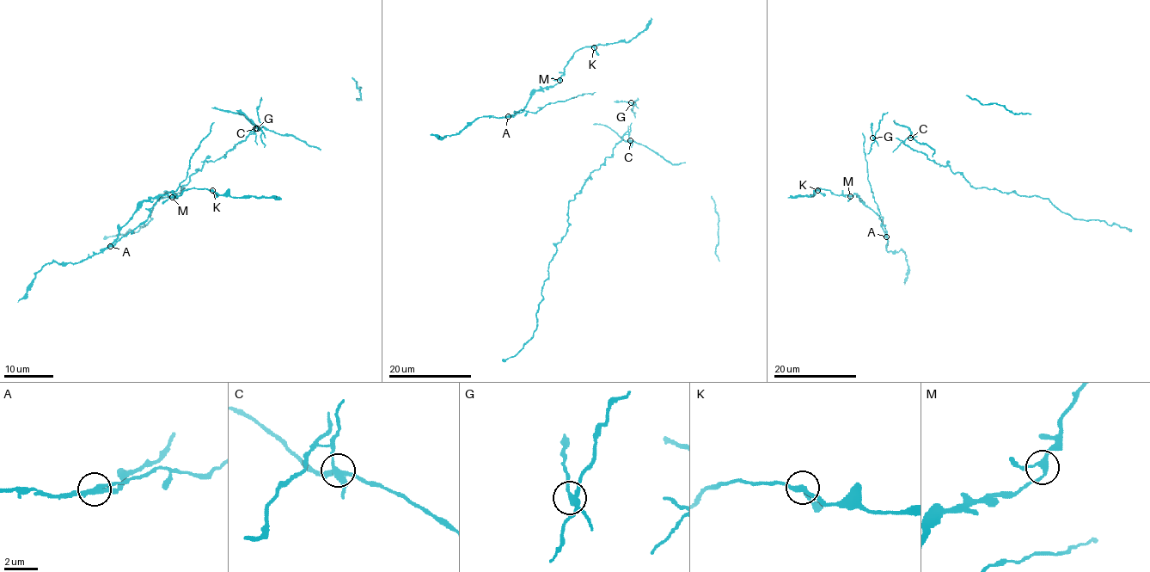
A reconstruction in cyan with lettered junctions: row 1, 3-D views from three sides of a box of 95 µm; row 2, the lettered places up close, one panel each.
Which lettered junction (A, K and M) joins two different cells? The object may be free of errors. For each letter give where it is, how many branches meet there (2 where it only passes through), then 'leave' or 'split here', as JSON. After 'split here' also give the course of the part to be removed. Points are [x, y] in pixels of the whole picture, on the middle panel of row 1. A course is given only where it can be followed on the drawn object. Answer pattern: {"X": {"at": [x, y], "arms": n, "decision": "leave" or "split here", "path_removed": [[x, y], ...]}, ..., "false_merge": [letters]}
{"A": {"at": [508, 116], "arms": 3, "decision": "split here"}, "K": {"at": [594, 47], "arms": 3, "decision": "leave"}, "M": {"at": [559, 80], "arms": 3, "decision": "leave"}, "false_merge": ["A"]}

